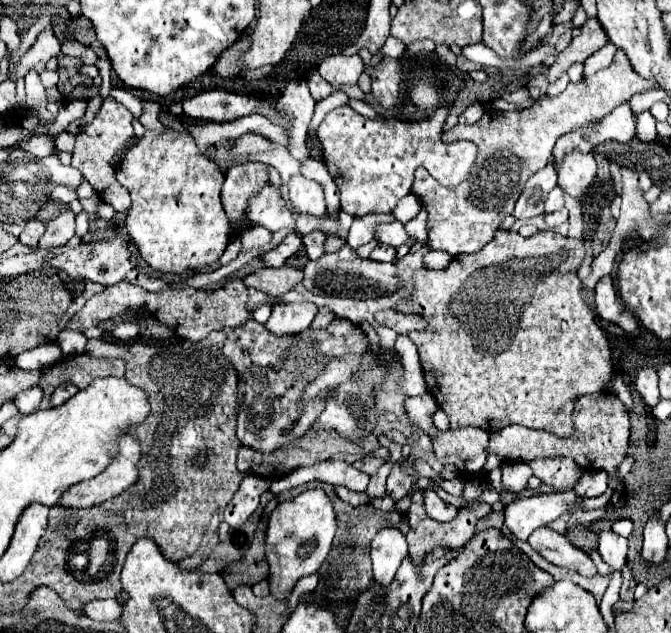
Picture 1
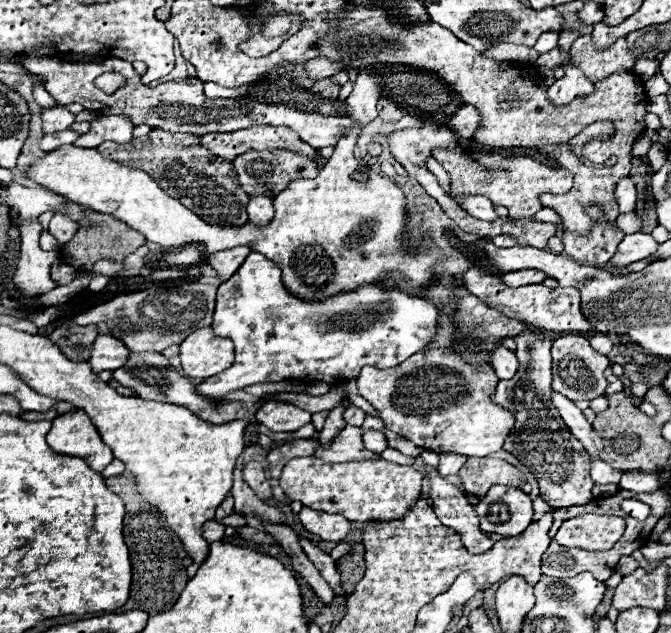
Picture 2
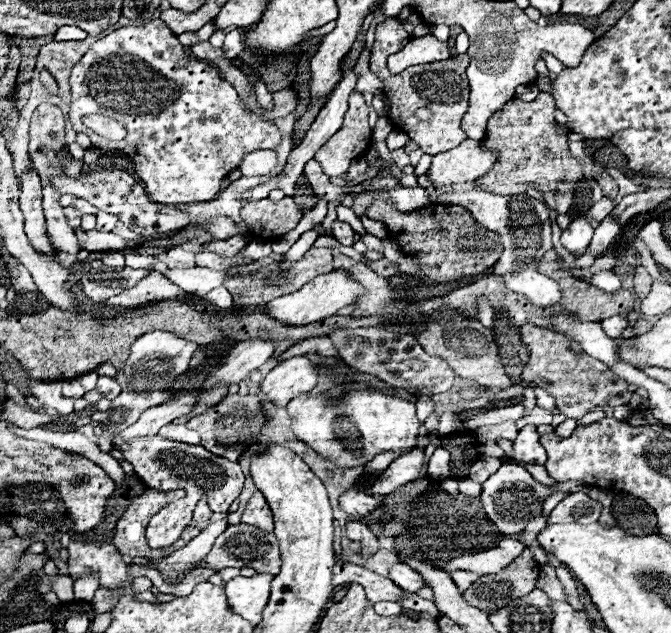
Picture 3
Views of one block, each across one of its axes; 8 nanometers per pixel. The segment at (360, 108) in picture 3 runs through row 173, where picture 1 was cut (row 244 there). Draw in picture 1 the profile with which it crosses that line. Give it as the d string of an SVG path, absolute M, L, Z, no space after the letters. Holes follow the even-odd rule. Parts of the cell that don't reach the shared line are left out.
M328 232L328 234L326 234L324 252L338 252L344 244L346 244L346 240L344 240L344 238L340 238L340 236L338 236L338 234L334 234L334 232Z

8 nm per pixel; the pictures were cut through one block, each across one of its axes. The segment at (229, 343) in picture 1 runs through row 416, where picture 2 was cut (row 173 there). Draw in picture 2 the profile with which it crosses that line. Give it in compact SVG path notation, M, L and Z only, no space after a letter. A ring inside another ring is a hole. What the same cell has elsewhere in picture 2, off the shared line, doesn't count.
M252 150L236 156L232 164L234 164L234 170L238 172L238 182L248 196L268 196L268 198L274 198L276 194L280 194L292 180L312 178L320 170L316 162L288 150L274 150L274 152Z

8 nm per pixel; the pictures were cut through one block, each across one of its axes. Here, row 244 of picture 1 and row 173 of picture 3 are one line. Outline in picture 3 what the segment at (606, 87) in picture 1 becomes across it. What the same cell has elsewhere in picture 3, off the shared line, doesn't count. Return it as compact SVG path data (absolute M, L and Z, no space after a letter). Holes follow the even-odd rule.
M464 140L464 144L434 156L428 178L438 184L470 182L484 176L492 168L494 158L496 154L486 150L480 140Z

